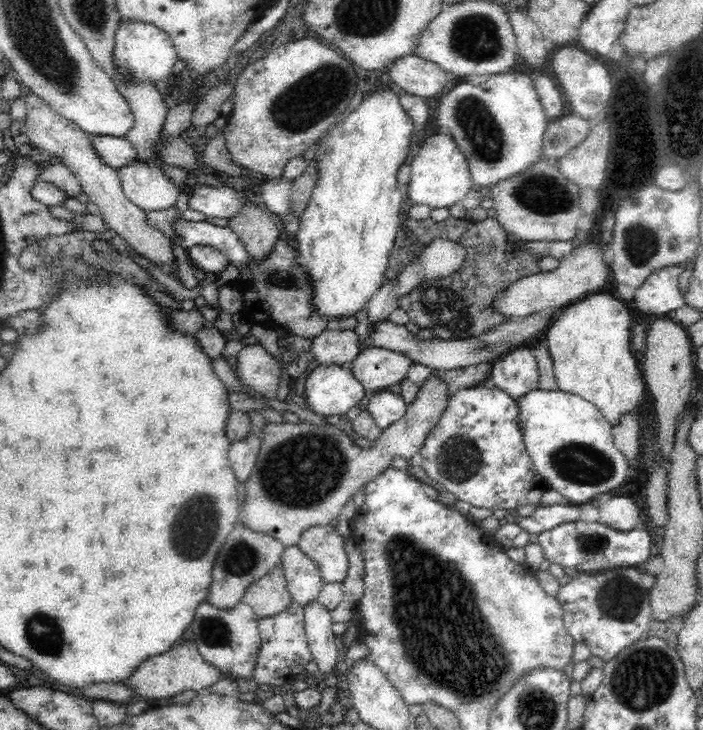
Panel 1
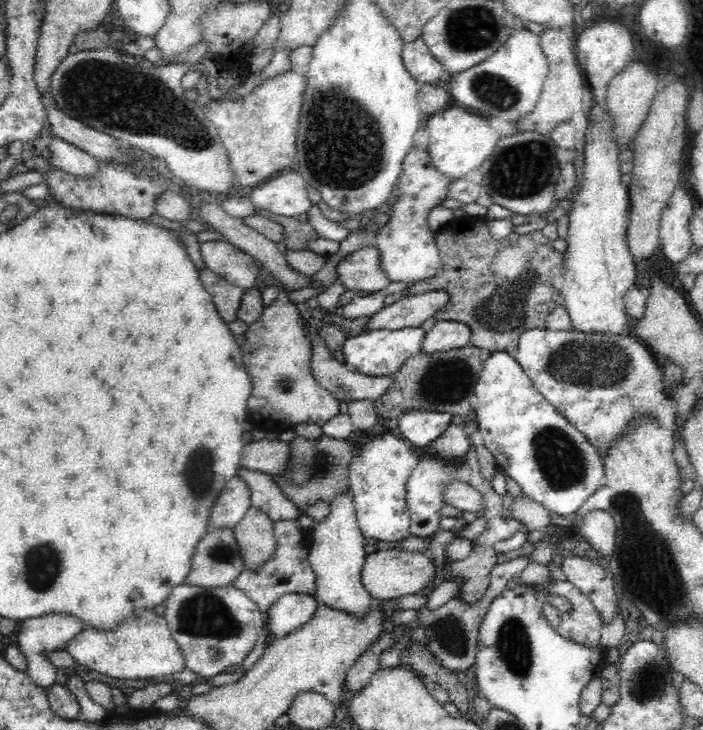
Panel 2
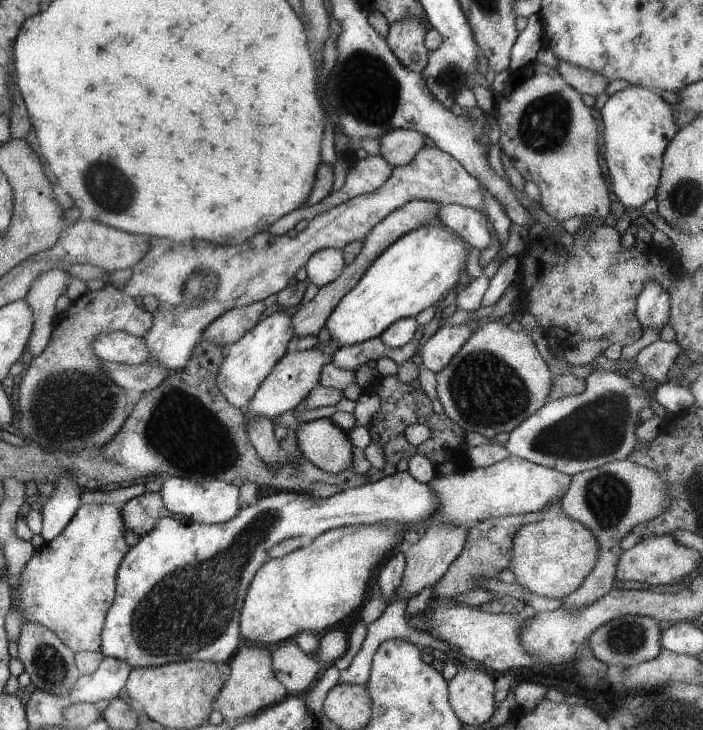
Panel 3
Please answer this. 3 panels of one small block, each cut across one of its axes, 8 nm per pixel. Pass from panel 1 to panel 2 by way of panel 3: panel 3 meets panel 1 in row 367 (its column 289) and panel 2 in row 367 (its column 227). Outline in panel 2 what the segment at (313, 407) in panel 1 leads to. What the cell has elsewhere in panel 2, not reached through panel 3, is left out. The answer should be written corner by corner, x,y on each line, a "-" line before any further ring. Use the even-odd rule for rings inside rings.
404,328
404,330
372,330
363,331
359,335
344,341
341,351
344,355
343,364
348,369
374,378
392,376
408,362
409,358
421,352
424,332
420,328

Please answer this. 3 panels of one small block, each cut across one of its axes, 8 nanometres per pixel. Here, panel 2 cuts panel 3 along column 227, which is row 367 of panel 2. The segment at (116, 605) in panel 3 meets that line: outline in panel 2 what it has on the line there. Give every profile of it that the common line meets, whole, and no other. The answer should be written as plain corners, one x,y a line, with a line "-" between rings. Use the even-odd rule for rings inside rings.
545,328
526,330
525,333
522,333
519,336
519,341
517,344
517,350
515,359
516,362
520,365
520,368
524,371
524,374
533,382
533,385
538,389
539,393
542,393
542,396
546,398
549,403
552,403
556,410
560,414
566,416
566,419
570,423
574,424
574,427
581,430
582,433
588,437
588,440
592,442
592,445
599,450
598,453
603,456
605,453
604,450
607,449
607,446
618,436
623,433
623,430
626,428
627,422
636,415
652,415
655,414
655,406
658,403
661,403
664,400
669,399
669,393
667,392
663,380
662,367
657,364
657,360
653,357
654,354
651,352
635,338
632,332
627,334
622,334
622,336
604,336
603,334
582,334
581,332
573,332
569,330
567,332
549,332

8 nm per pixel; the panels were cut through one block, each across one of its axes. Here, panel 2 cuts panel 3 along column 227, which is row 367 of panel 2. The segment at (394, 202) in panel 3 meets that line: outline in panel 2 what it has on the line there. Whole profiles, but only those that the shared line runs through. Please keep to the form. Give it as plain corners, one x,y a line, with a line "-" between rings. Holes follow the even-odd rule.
280,291
278,298
269,306
264,307
260,318
256,322
250,323
247,330
244,333
244,343
239,346
240,352
242,353
243,363
246,367
247,373
250,375
252,381
252,388
250,396
248,397
247,404
247,419
252,420
257,428
268,429
270,427
276,428
276,430
292,429
300,422
314,422
322,426
326,424
330,418
338,416
340,414
340,401
334,397
334,395
326,388
322,387
318,381
315,380
310,370
310,347
307,338
305,338
305,328
303,328
303,322
301,322
300,312
296,305
288,302
288,297

